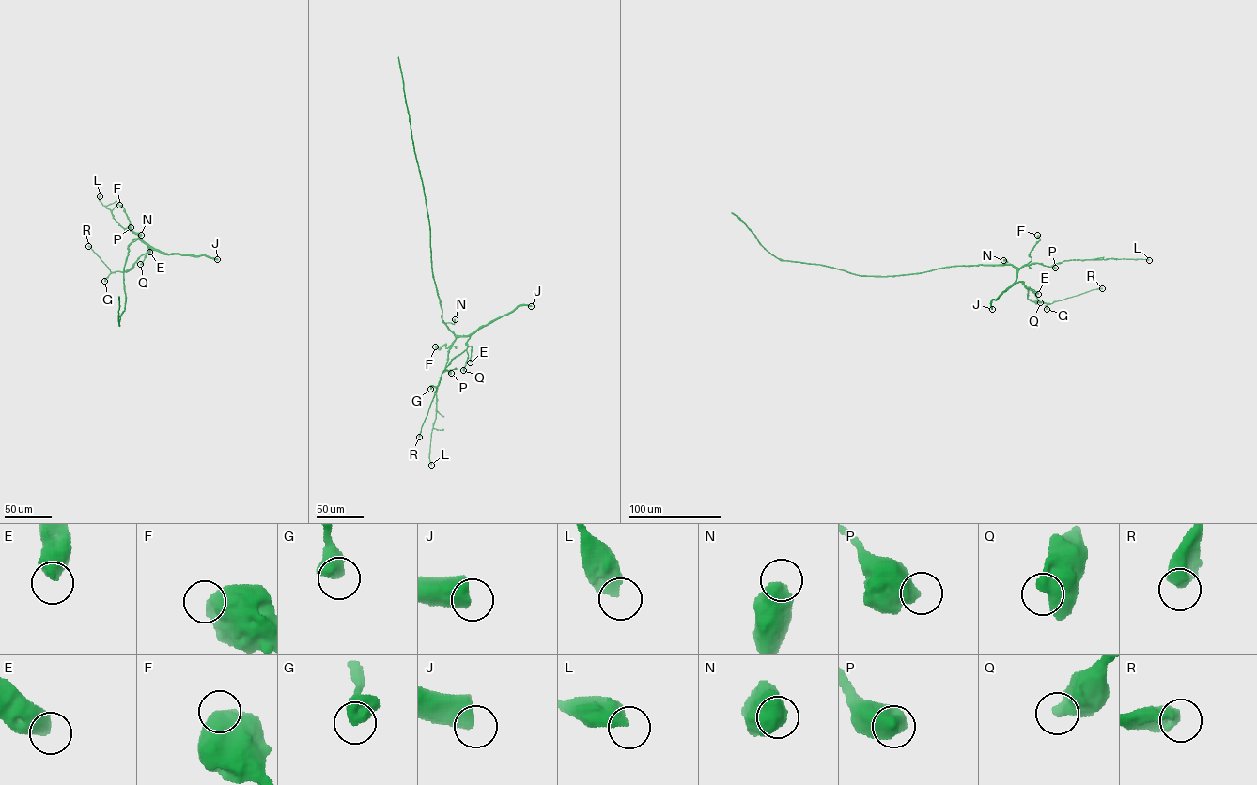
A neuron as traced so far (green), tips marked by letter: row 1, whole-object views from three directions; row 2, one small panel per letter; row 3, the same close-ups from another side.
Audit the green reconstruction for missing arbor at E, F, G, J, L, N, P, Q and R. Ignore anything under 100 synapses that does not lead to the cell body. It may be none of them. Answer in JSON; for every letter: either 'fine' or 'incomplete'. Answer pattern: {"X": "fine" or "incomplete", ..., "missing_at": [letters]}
{"E": "fine", "F": "fine", "G": "fine", "J": "fine", "L": "fine", "N": "fine", "P": "fine", "Q": "fine", "R": "fine", "missing_at": []}

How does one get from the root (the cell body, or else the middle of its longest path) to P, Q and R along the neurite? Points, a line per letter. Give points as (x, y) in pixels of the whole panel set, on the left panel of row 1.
P: (140, 238), (129, 228), (124, 230), (131, 227)
Q: (140, 238), (153, 249), (149, 246), (140, 264)
R: (140, 238), (153, 249), (149, 246), (131, 268), (123, 271), (111, 271), (88, 246)

